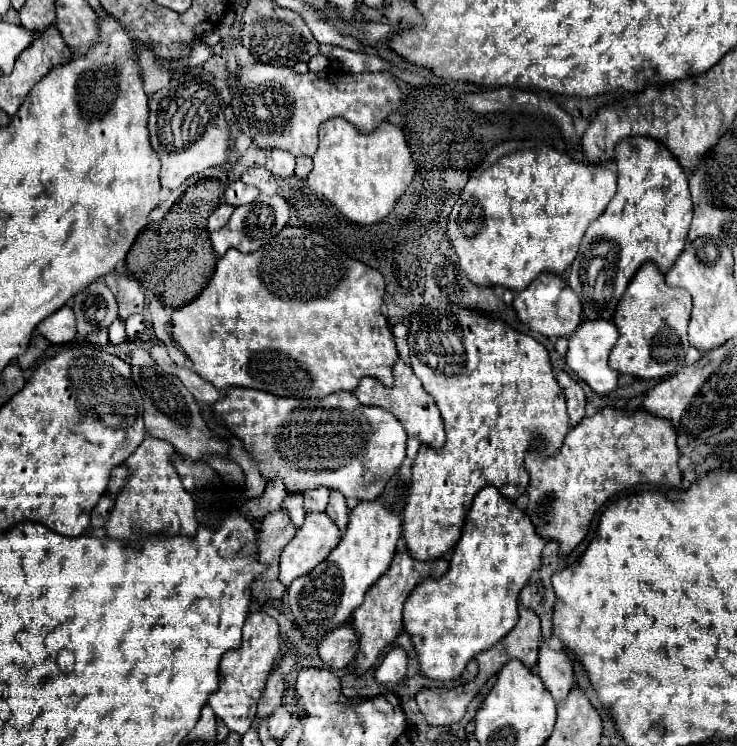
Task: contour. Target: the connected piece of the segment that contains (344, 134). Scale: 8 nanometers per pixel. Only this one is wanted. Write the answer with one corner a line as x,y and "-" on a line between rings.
340,118
328,120
320,128
320,146
312,160
314,160
314,170
306,178
310,190
314,194
326,198
348,220
352,220
356,224
382,222
394,210
396,202
404,196
404,192
408,190
408,184
412,182
414,172
416,172
410,150
404,140
404,132
398,126
392,126
388,122
380,124
380,128
376,128
376,132
372,132
372,136
360,136
360,132
356,132
356,128
352,128
352,124
348,124
346,120
340,120

